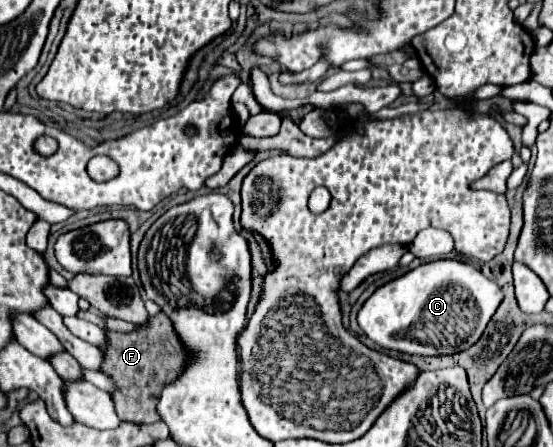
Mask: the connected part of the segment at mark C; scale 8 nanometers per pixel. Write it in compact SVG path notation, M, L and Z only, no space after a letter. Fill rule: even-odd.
M433 260L377 288L357 312L365 336L385 350L443 356L473 346L503 300L501 288L469 262Z

